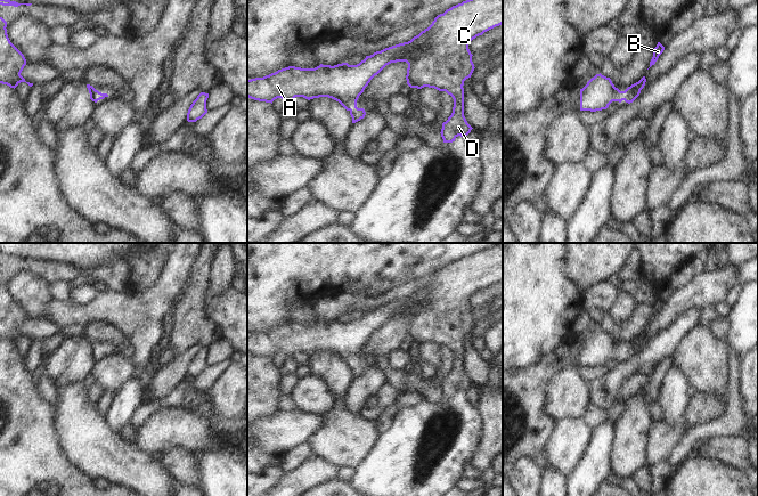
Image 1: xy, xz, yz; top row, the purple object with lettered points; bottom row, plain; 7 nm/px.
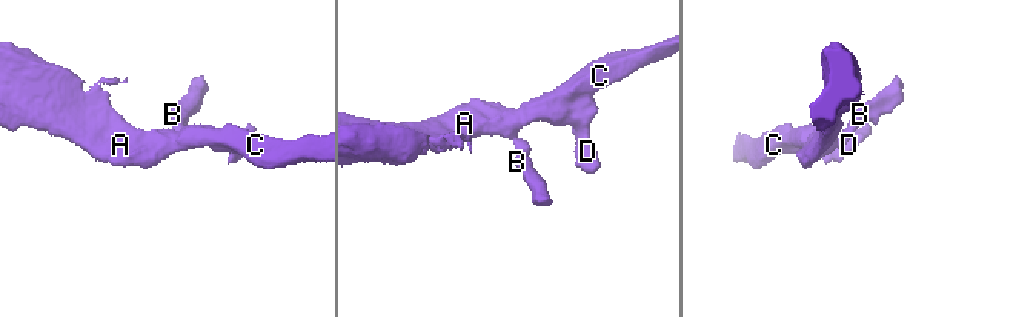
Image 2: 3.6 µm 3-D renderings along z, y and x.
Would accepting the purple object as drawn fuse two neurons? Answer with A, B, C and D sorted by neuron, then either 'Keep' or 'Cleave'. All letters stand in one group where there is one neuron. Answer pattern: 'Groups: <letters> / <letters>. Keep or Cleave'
Groups: A B C D. Keep.

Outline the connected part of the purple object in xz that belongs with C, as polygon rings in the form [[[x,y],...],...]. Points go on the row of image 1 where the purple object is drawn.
[[[466,0],[453,6],[443,14],[438,15],[427,29],[414,36],[410,41],[366,56],[357,65],[349,65],[348,63],[334,66],[320,64],[315,68],[288,66],[263,78],[247,80],[247,97],[271,104],[277,98],[282,98],[286,103],[292,103],[295,97],[303,97],[308,100],[328,97],[339,101],[349,111],[352,123],[356,123],[366,115],[364,108],[357,107],[357,100],[370,80],[386,65],[406,62],[408,64],[406,80],[410,88],[434,88],[439,91],[446,91],[453,97],[453,113],[442,123],[440,132],[443,143],[453,143],[458,136],[466,138],[473,129],[464,116],[463,86],[464,81],[471,78],[475,68],[468,43],[476,36],[502,24],[503,0]]]

